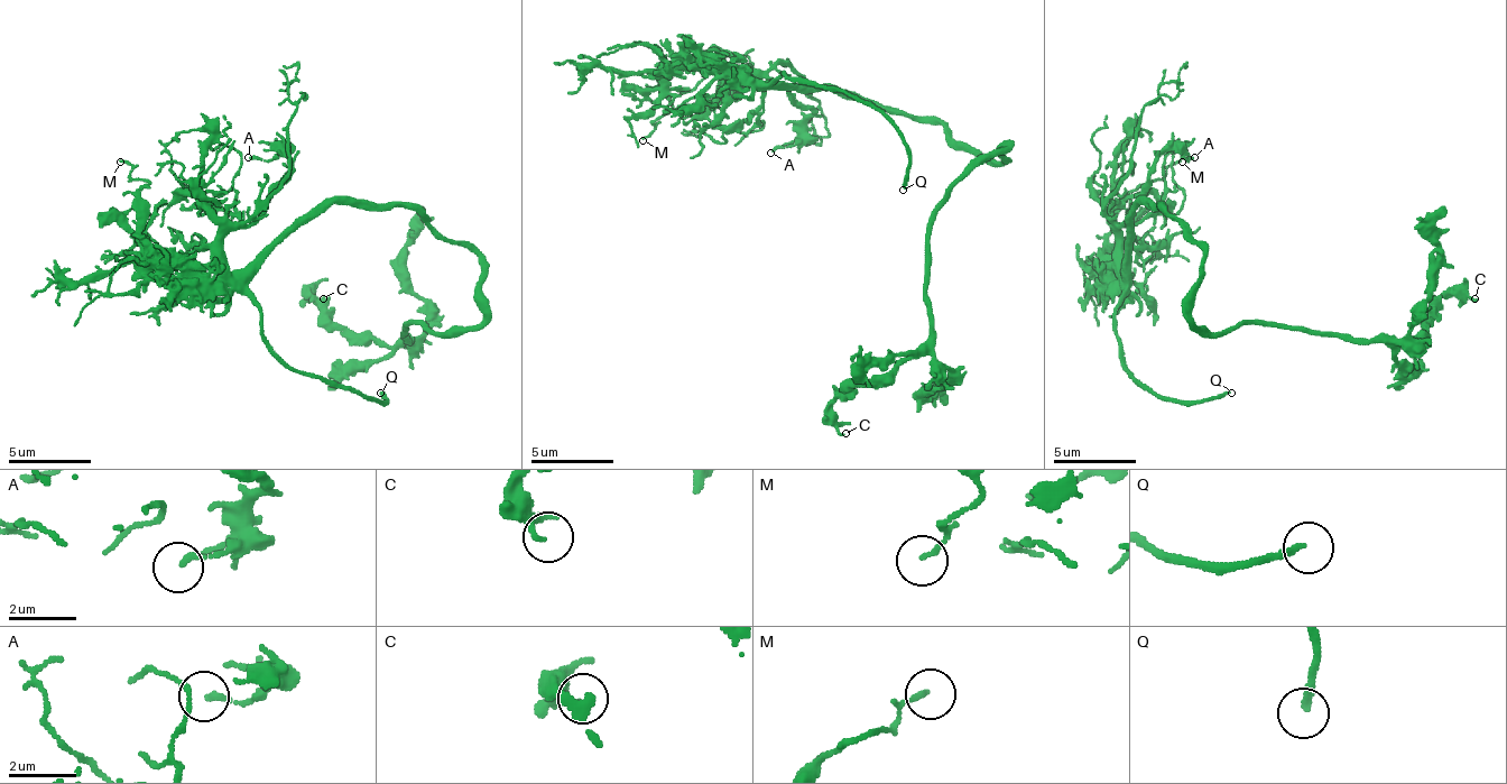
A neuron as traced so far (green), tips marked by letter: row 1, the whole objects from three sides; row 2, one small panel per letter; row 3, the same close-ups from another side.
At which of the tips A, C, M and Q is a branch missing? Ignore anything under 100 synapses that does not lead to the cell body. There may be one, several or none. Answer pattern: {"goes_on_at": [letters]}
{"goes_on_at": ["Q"]}

